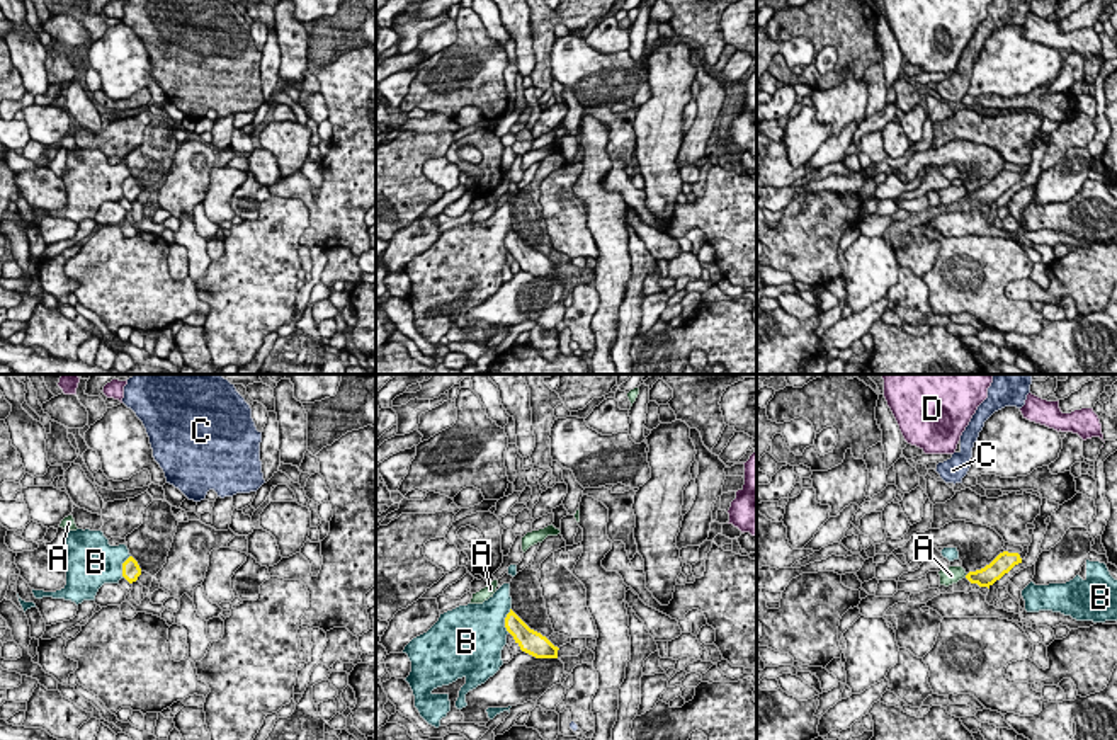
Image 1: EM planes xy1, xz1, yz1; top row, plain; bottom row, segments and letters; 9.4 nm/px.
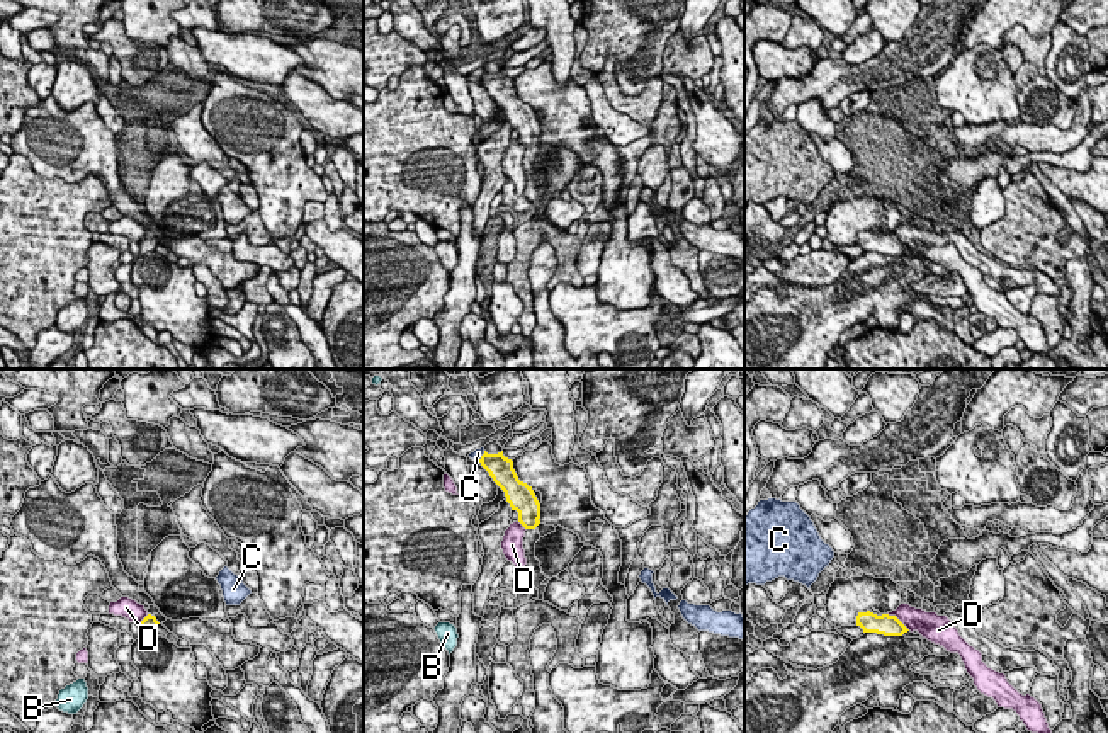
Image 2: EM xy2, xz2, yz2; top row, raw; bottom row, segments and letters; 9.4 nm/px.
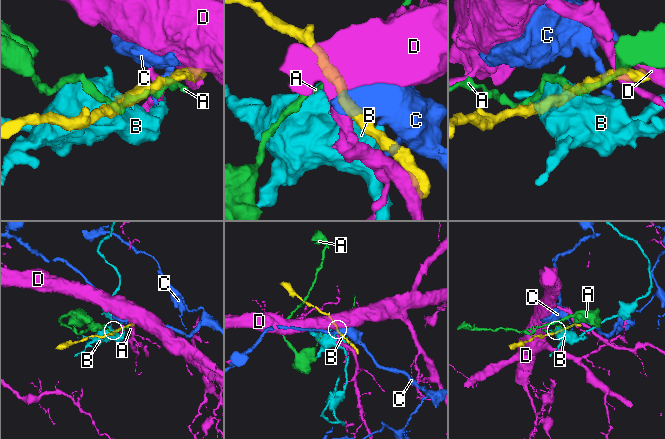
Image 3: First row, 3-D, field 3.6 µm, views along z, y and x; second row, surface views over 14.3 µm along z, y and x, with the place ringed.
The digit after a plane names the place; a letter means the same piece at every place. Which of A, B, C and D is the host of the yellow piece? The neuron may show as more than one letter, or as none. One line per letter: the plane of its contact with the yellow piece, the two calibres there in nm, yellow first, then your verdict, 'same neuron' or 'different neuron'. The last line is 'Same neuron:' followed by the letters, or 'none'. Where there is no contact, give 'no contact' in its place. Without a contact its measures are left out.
A: yz1 | 190/160 nm | different neuron
B: xz1 | 190/460 nm | different neuron
C: xz2 | 240/90 nm | different neuron
D: yz2 | 200/220 nm | different neuron
Same neuron: none

